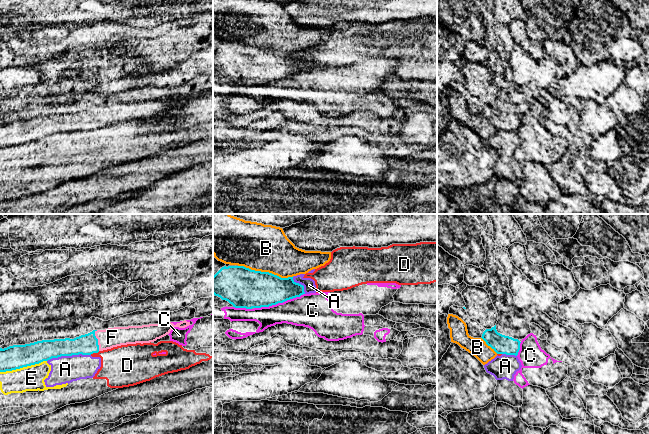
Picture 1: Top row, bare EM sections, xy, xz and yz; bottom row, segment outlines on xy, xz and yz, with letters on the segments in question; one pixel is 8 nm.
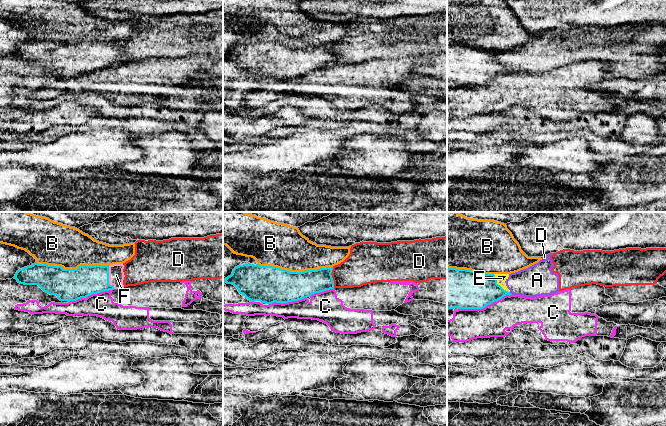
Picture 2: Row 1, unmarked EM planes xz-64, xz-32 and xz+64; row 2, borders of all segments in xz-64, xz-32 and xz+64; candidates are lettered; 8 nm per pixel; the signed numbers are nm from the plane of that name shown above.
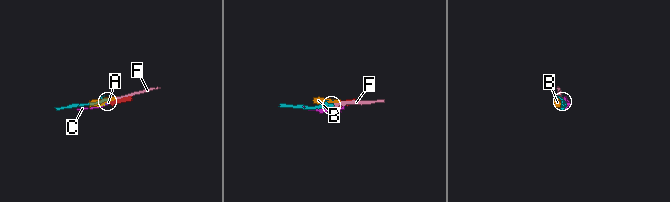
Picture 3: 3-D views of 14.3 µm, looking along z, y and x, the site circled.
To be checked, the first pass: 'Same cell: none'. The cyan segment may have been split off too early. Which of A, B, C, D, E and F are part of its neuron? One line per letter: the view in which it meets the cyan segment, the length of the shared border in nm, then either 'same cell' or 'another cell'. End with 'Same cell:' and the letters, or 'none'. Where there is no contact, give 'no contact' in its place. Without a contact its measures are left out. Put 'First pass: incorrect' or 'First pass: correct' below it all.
A: xy | 360 nm | another cell
B: xz | 460 nm | another cell
C: xz | 420 nm | another cell
D: xy | 80 nm | another cell
E: xy | 380 nm | another cell
F: xy | 170 nm | same cell
Same cell: F
First pass: incorrect

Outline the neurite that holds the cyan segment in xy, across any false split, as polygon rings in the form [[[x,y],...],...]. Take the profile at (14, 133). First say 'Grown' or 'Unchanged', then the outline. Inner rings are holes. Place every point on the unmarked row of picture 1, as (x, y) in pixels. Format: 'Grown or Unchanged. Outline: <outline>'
Grown. Outline: [[[184,96],[176,101],[167,98],[114,103],[105,106],[93,106],[74,115],[42,116],[25,121],[0,124],[0,148],[20,145],[61,132],[91,131],[121,121],[150,119],[166,112],[174,103],[185,104],[189,101],[190,98]]]

